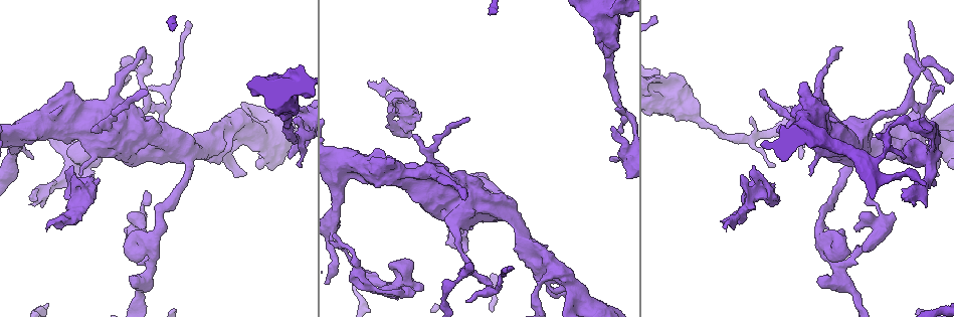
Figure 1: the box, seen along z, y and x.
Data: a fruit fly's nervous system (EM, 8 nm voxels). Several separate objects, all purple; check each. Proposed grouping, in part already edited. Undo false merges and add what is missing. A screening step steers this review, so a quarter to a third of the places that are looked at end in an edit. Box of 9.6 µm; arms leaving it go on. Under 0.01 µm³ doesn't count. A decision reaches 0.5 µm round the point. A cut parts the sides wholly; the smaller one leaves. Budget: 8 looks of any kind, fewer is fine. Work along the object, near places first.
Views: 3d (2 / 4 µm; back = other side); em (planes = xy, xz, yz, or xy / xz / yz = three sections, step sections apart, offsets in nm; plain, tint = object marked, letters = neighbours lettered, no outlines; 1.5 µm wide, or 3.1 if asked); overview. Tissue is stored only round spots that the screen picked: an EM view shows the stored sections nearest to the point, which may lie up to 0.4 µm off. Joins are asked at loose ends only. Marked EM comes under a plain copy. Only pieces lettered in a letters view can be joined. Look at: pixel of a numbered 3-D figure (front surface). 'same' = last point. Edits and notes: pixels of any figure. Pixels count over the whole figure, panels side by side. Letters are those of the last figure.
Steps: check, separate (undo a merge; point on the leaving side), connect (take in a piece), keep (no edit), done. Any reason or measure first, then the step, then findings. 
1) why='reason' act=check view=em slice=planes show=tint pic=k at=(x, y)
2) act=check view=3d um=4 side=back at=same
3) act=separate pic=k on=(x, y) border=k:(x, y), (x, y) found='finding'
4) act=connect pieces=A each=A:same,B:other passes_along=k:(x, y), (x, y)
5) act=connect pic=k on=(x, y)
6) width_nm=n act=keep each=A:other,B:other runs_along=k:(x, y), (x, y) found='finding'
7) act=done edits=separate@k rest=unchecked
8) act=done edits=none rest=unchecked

why='tapers out' act=check view=em um=3.1 slice=planes show=tint pic=1 at=(301, 167)

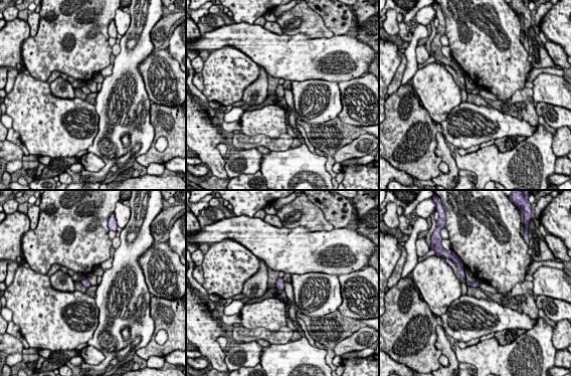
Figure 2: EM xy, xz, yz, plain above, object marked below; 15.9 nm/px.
act=check view=em um=3.1 slice=planes show=letters at=same

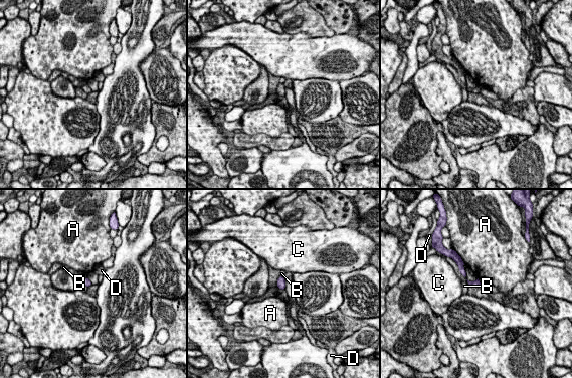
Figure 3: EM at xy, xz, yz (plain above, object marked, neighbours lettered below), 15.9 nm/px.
act=connect pieces=B each=A:other,B:same,C:other,D:other found='it goes on there'

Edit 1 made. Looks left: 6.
why='free end' act=check view=em slice=planes show=letters pic=1 at=(778, 128)

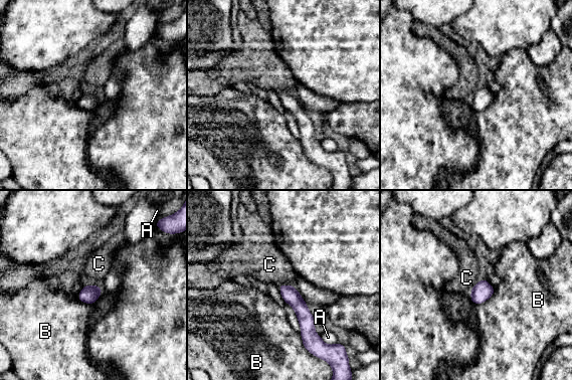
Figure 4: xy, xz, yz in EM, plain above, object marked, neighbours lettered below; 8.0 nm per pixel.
act=keep each=A:other,B:other,C:other runs_along=4:(282, 287), (315, 338) found='none of them fits'

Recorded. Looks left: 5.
why='calibre changes' act=check view=em slice=planes show=letters pic=1 at=(456, 235)

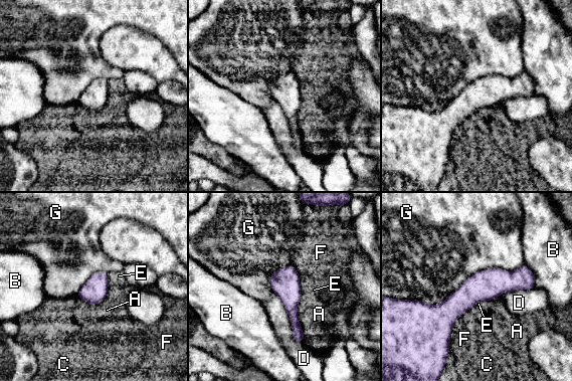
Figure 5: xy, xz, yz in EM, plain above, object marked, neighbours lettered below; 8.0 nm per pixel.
longest_contact=G:650nm act=keep each=A:other,B:other,C:other,D:other,E:other,F:other,G:other found='continuous, no second neuron'

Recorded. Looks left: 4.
act=done edits=connect@3 rest=unchecked

